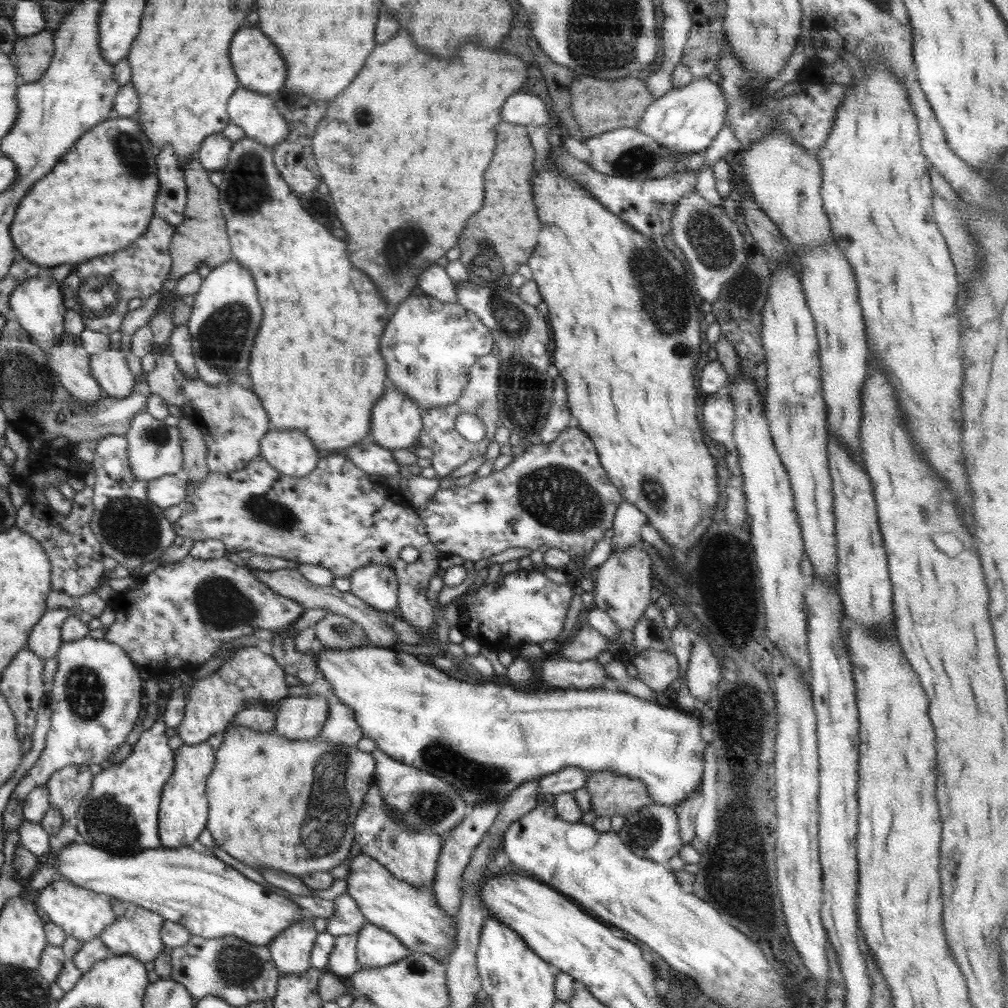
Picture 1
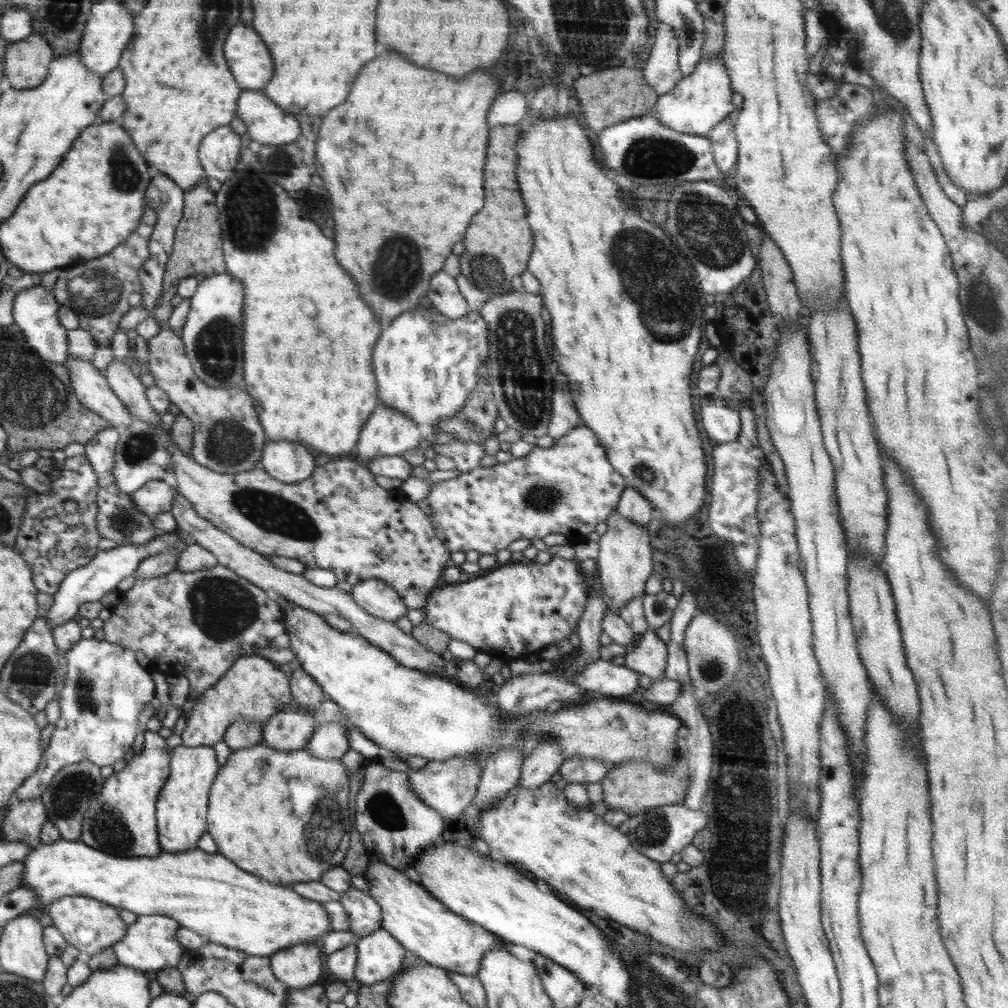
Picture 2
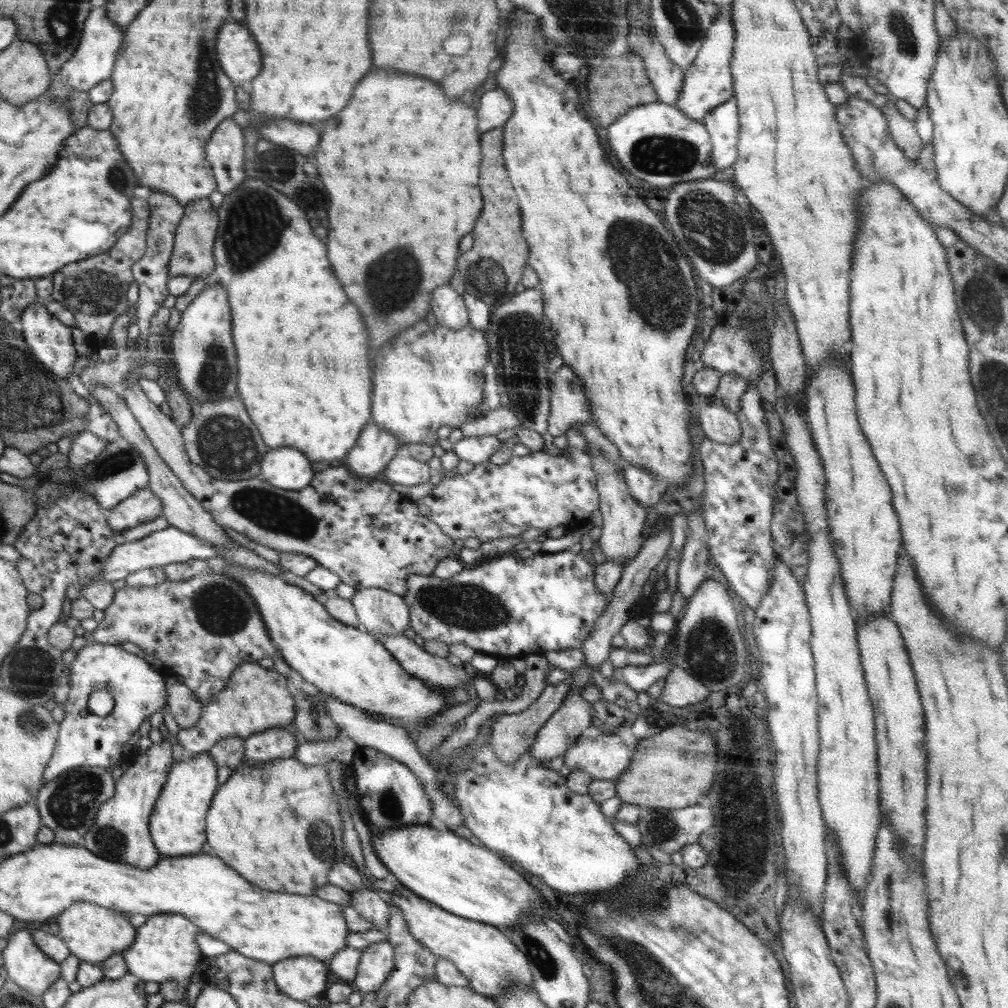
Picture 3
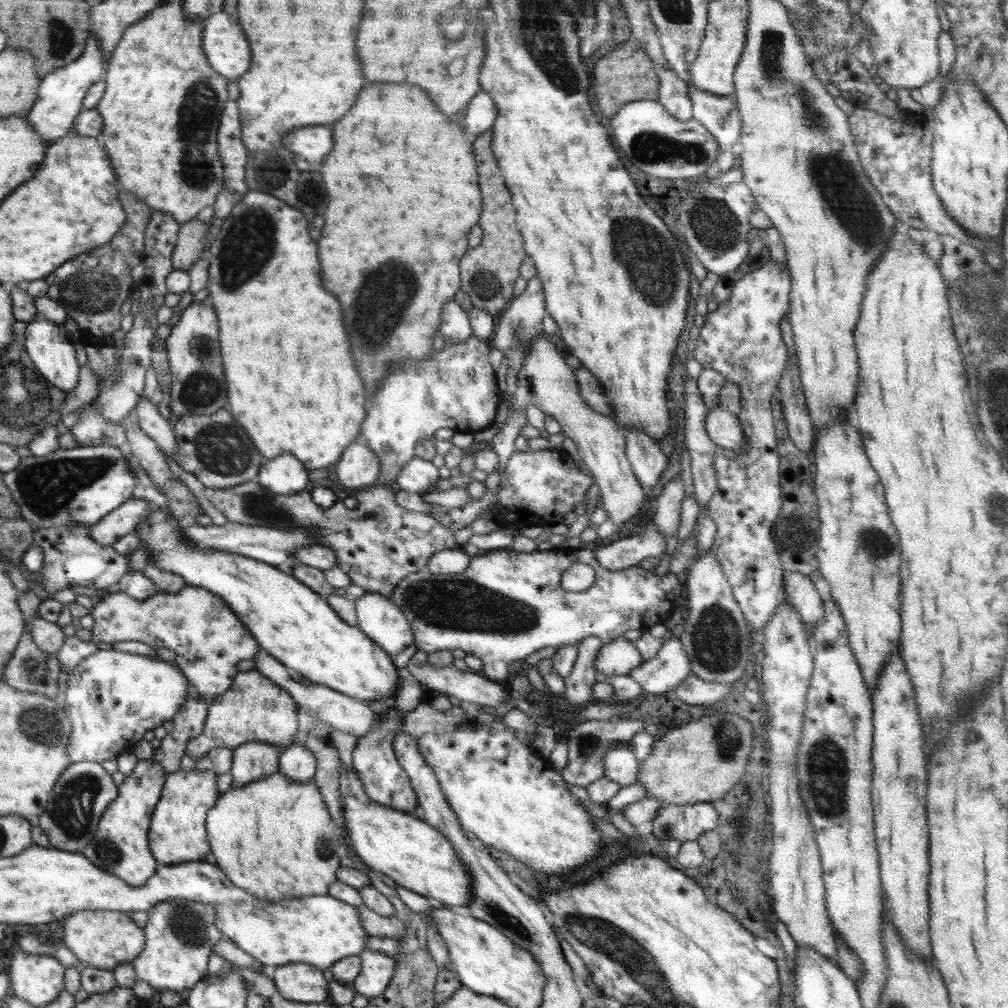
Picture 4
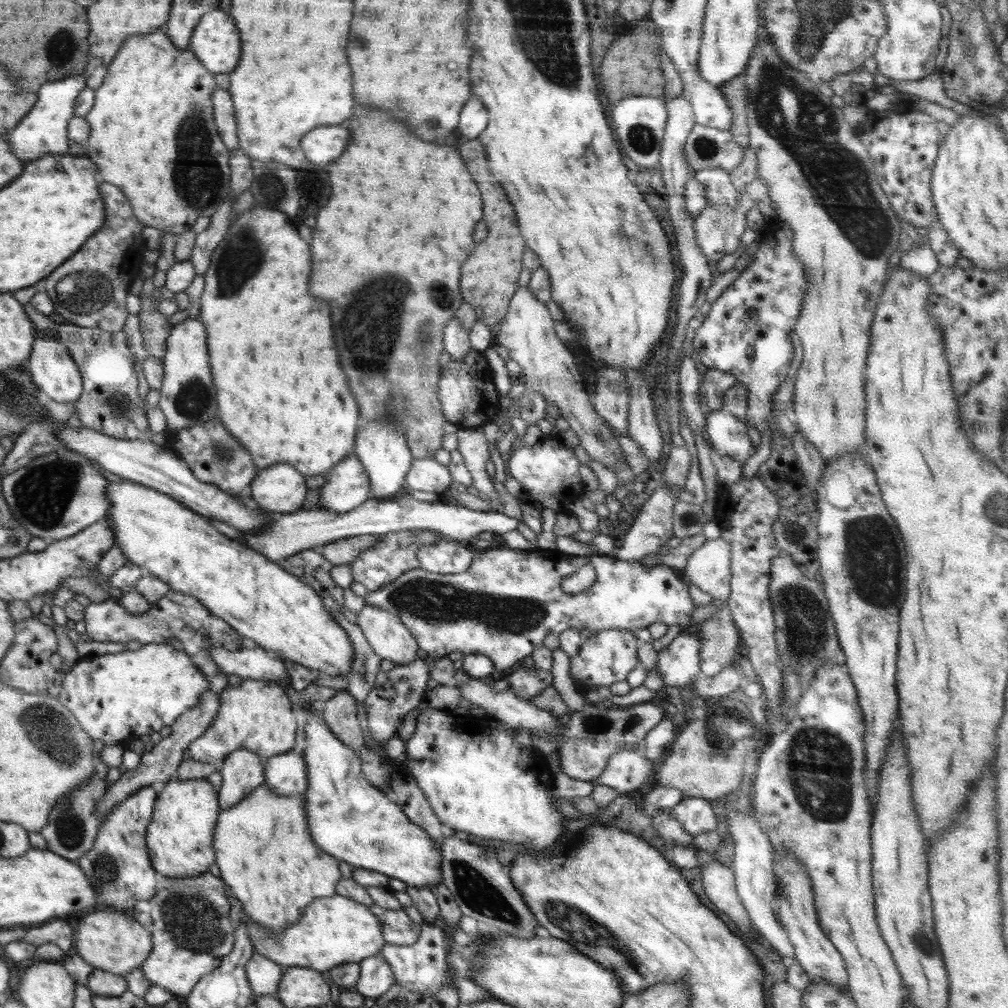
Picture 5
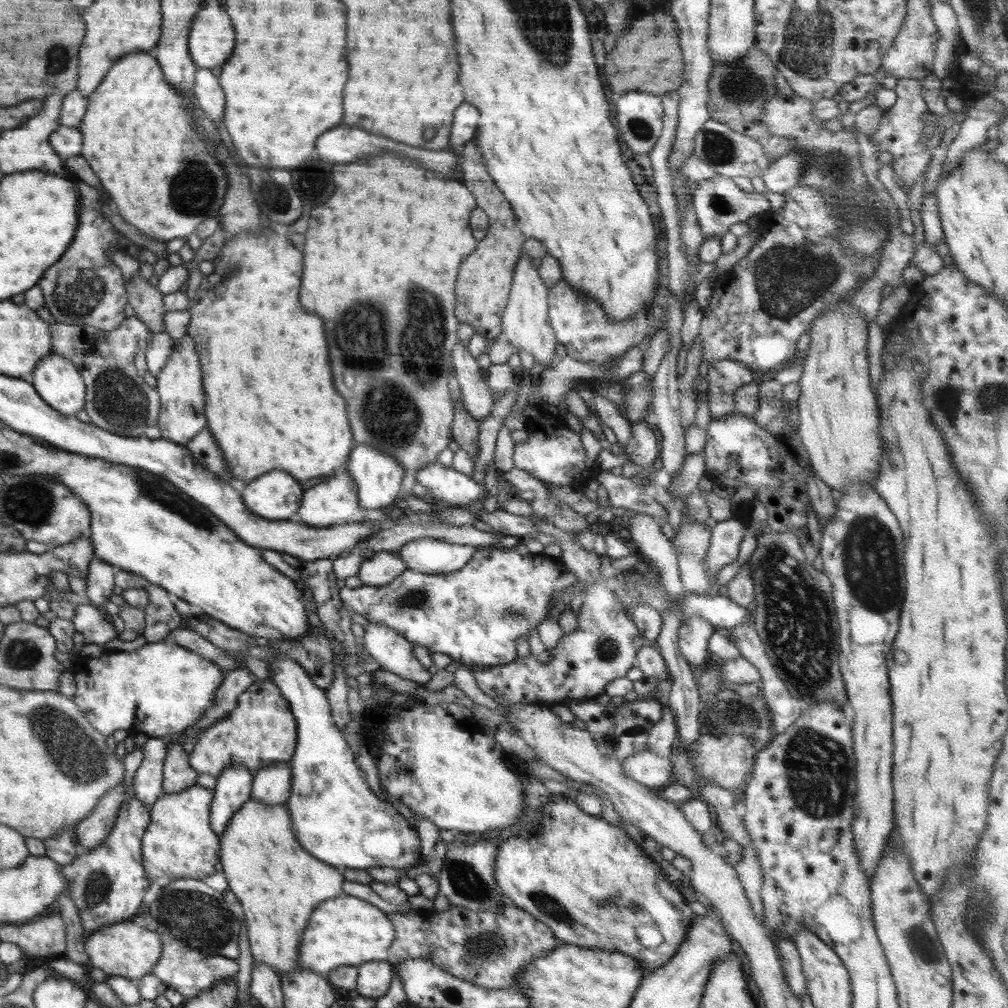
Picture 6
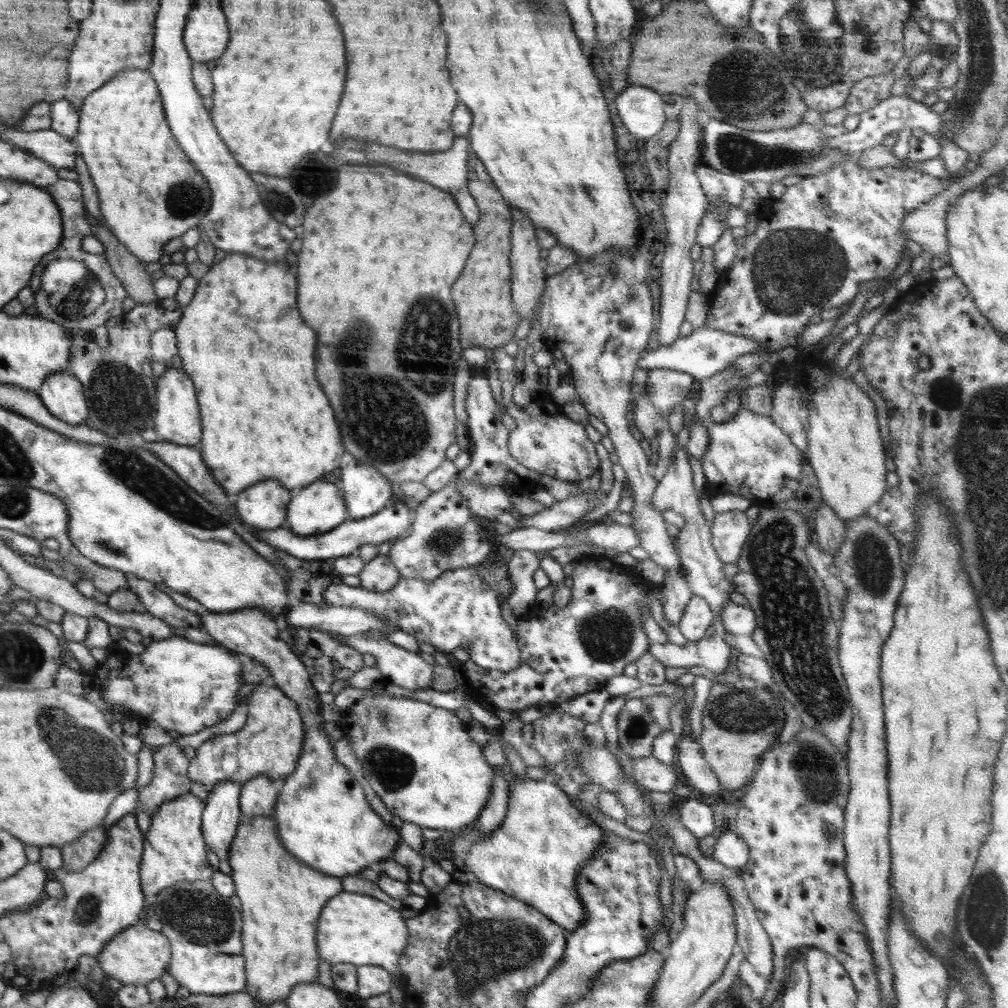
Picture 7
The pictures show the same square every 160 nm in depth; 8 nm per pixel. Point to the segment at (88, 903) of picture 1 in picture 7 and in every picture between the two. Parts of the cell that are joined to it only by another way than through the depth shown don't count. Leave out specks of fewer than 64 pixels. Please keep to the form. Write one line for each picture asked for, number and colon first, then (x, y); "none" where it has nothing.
2: (87, 924)
3: (92, 933)
4: (104, 939)
5: (108, 940)
6: (124, 949)
7: (138, 955)

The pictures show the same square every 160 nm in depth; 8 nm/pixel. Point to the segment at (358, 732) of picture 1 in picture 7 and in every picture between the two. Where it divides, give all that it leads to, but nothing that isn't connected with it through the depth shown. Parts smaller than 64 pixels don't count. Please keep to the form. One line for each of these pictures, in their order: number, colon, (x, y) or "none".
2: (329, 740)
3: (341, 748)
4: (297, 762)
5: (285, 774)
6: (272, 785)
7: (258, 796)

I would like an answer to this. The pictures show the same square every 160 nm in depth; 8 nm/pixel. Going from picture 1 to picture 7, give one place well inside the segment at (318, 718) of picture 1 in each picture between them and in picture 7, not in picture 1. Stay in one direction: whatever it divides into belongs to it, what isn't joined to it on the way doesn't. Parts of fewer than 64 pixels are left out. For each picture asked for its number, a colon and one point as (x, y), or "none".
2: (291, 729)
3: (278, 743)
4: (252, 761)
5: (243, 770)
6: (233, 788)
7: (219, 822)

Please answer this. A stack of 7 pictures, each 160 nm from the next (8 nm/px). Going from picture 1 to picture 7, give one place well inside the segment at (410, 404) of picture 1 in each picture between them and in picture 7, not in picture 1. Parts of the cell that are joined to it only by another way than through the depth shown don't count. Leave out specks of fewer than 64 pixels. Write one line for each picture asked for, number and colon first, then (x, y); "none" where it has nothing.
2: (388, 432)
3: (374, 449)
4: (358, 468)
5: (347, 487)
6: (334, 502)
7: (314, 509)

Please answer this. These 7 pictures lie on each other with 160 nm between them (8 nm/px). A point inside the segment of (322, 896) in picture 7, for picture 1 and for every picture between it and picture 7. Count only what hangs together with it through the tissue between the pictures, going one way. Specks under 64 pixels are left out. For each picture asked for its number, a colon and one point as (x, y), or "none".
1: (286, 804)
2: (283, 815)
3: (278, 824)
4: (275, 838)
5: (263, 848)
6: (278, 884)

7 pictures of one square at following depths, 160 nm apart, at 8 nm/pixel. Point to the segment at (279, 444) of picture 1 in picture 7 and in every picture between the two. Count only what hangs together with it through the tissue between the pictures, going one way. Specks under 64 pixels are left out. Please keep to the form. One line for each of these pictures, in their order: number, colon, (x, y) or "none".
2: (288, 462)
3: (286, 468)
4: (284, 474)
5: (281, 489)
6: (276, 496)
7: (264, 506)

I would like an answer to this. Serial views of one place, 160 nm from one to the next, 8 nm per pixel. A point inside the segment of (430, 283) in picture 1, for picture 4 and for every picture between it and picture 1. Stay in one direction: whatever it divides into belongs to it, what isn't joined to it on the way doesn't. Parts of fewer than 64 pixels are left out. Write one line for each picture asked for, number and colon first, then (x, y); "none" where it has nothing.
2: (445, 297)
3: (450, 310)
4: (455, 327)

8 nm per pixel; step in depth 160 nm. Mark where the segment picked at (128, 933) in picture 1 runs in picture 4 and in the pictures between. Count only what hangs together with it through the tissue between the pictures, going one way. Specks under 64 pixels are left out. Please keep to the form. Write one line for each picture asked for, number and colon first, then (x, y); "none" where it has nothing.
2: (151, 945)
3: (165, 949)
4: (181, 936)

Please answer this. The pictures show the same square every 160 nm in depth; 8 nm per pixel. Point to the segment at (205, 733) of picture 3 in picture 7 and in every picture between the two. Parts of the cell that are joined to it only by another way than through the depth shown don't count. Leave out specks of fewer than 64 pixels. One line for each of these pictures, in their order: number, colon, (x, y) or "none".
4: (254, 708)
5: (257, 715)
6: (261, 731)
7: (269, 744)

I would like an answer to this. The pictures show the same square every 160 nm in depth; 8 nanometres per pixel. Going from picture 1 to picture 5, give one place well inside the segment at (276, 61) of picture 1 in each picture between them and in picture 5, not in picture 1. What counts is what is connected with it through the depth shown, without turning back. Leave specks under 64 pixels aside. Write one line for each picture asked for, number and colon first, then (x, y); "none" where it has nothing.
2: (249, 61)
3: (240, 60)
4: (224, 44)
5: (215, 41)

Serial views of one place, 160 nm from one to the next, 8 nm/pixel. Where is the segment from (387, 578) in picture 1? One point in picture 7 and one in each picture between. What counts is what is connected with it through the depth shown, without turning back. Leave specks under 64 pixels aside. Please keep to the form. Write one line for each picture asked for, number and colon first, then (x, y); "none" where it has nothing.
2: (376, 597)
3: (381, 613)
4: (378, 617)
5: (385, 632)
6: (393, 652)
7: (399, 666)

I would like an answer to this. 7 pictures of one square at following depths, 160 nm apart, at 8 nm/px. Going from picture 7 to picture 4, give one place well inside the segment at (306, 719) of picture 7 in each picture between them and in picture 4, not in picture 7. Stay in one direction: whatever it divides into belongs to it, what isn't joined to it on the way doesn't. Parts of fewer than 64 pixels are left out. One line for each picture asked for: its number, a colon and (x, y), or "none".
4: (415, 855)
5: (350, 819)
6: (337, 818)

